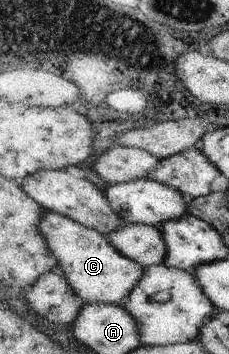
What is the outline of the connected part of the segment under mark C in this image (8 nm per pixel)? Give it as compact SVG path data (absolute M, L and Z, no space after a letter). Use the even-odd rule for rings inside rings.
M45 211L45 217L41 219L41 233L49 241L53 255L60 259L57 271L67 277L75 293L87 304L122 305L146 271L144 266L125 257L100 230L91 229L57 211Z

